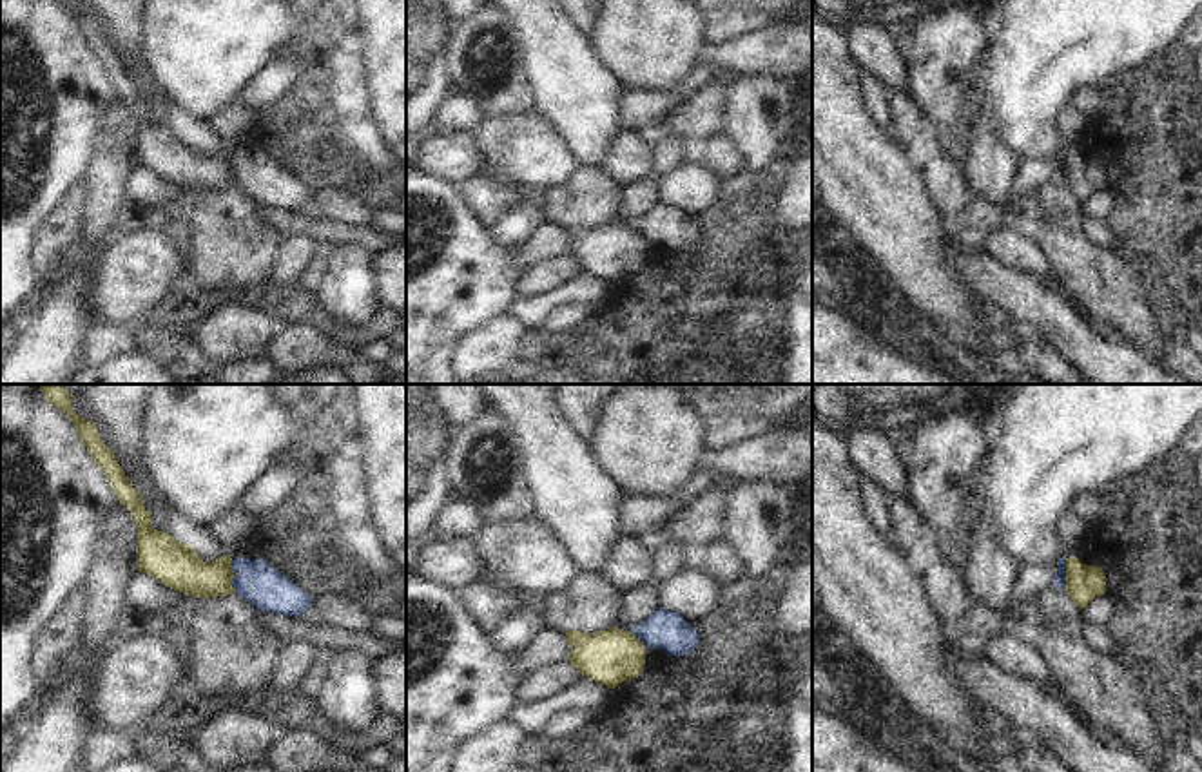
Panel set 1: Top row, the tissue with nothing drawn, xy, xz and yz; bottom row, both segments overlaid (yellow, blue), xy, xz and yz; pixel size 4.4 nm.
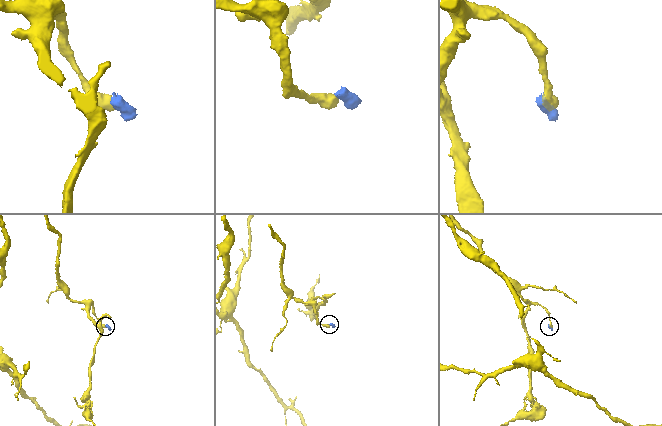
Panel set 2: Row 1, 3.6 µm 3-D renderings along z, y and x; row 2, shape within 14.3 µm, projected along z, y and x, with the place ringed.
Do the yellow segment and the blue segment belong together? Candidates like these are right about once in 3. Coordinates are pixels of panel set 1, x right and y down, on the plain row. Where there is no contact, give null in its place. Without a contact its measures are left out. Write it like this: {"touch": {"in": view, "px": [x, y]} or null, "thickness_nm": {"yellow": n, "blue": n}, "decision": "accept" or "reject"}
{"touch": {"in": "xy", "px": [232, 171]}, "thickness_nm": {"yellow": 200, "blue": 190}, "decision": "reject"}

